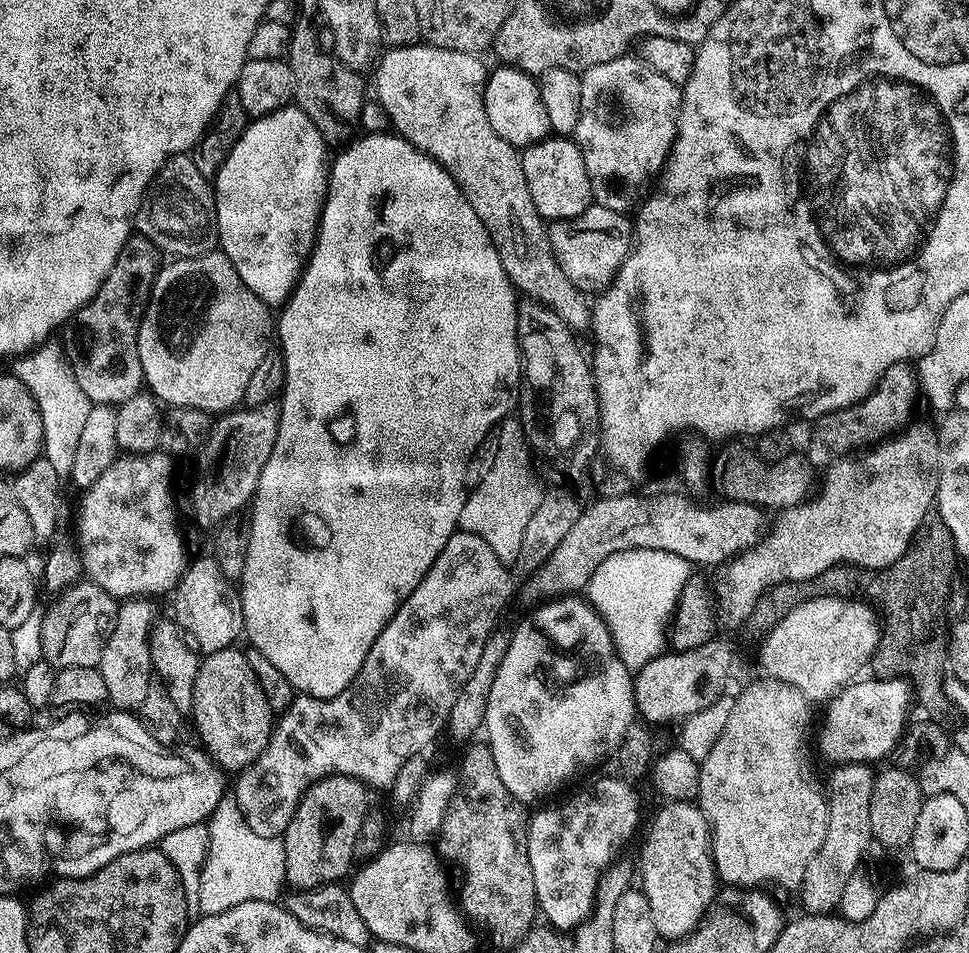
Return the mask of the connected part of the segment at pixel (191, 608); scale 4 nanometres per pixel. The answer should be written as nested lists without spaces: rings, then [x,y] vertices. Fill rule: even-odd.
[[[211,555],[204,556],[201,560],[193,559],[189,563],[182,574],[179,584],[174,589],[175,596],[176,613],[174,613],[174,619],[180,625],[181,632],[188,637],[189,641],[204,656],[214,654],[218,650],[231,648],[237,643],[236,639],[241,639],[244,631],[244,615],[242,614],[240,593],[237,585],[228,580],[226,574],[222,574],[222,566],[218,566],[218,562]]]

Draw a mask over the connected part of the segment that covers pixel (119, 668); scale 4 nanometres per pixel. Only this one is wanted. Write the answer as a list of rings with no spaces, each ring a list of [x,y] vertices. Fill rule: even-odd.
[[[128,598],[120,604],[118,622],[114,622],[114,634],[110,634],[110,642],[106,642],[106,650],[102,650],[99,670],[106,681],[107,703],[121,712],[135,713],[146,702],[146,693],[150,690],[150,682],[154,679],[150,644],[152,631],[158,623],[156,608],[148,598]]]

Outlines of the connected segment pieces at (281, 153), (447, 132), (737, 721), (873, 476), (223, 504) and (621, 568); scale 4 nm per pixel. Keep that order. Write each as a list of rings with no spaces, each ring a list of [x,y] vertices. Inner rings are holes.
[[[297,106],[279,108],[265,116],[255,117],[249,123],[248,127],[244,129],[244,133],[238,138],[234,150],[230,150],[226,162],[222,162],[222,166],[214,178],[214,191],[216,194],[216,239],[219,251],[223,252],[226,258],[230,258],[234,270],[238,270],[238,278],[242,278],[242,282],[246,282],[246,286],[250,286],[250,290],[254,290],[254,294],[258,294],[258,298],[262,298],[262,302],[266,305],[283,305],[284,301],[291,296],[292,290],[296,287],[296,282],[300,278],[300,273],[304,270],[304,265],[308,263],[308,255],[312,253],[312,246],[316,242],[316,230],[320,227],[320,211],[324,209],[324,201],[328,198],[330,152],[328,156],[327,150],[324,149],[324,141],[326,141],[326,136],[303,113],[302,109]]]
[[[425,42],[405,48],[388,48],[385,53],[375,65],[374,98],[382,110],[386,110],[389,125],[415,148],[437,160],[454,178],[454,182],[458,182],[462,194],[470,206],[474,206],[474,214],[482,218],[482,226],[486,226],[517,293],[524,295],[525,292],[529,301],[546,306],[573,330],[588,328],[592,323],[589,301],[584,301],[587,300],[585,293],[574,286],[574,282],[562,274],[562,266],[558,266],[558,258],[548,237],[548,224],[538,214],[538,206],[534,206],[534,198],[530,198],[530,190],[526,186],[526,174],[522,174],[521,153],[510,142],[498,138],[498,134],[494,134],[494,126],[490,126],[490,118],[486,118],[486,67],[480,61],[481,57],[471,52],[435,48]]]
[[[764,682],[768,684],[754,684],[741,695],[737,695],[736,705],[732,717],[729,718],[726,728],[718,737],[718,742],[711,747],[710,754],[699,763],[700,767],[700,794],[698,807],[708,820],[710,839],[712,841],[712,865],[716,867],[719,883],[724,886],[735,886],[740,890],[756,890],[759,884],[777,884],[780,888],[799,889],[804,883],[806,866],[810,866],[810,858],[818,854],[822,842],[826,838],[828,825],[828,798],[825,785],[812,773],[812,748],[808,745],[808,723],[812,720],[810,701],[803,696],[793,684],[779,682]]]
[[[909,423],[895,434],[871,445],[867,450],[855,454],[844,454],[828,468],[828,477],[823,477],[824,490],[809,502],[783,513],[776,530],[749,552],[719,565],[715,569],[716,581],[710,587],[714,597],[716,622],[723,628],[744,628],[750,614],[770,586],[782,582],[813,580],[818,574],[837,566],[855,566],[865,570],[879,570],[890,566],[910,546],[922,518],[933,511],[940,477],[940,447],[938,428],[933,424]]]
[[[265,406],[241,407],[223,413],[213,423],[210,434],[199,449],[196,481],[192,484],[192,512],[202,527],[215,529],[251,505],[262,466],[266,466],[266,458],[270,458],[270,450],[274,450],[274,438],[278,438],[279,421],[277,409]]]
[[[664,550],[610,554],[610,558],[594,570],[586,589],[586,599],[604,619],[618,658],[622,658],[628,669],[642,668],[665,651],[666,627],[676,611],[676,602],[689,575],[688,561]]]

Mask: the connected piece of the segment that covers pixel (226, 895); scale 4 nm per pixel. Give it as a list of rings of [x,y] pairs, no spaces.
[[[230,794],[220,800],[208,819],[207,828],[209,848],[200,876],[199,908],[203,915],[221,913],[250,900],[275,901],[281,895],[285,883],[285,848],[281,837],[258,837],[246,825],[236,798]]]

